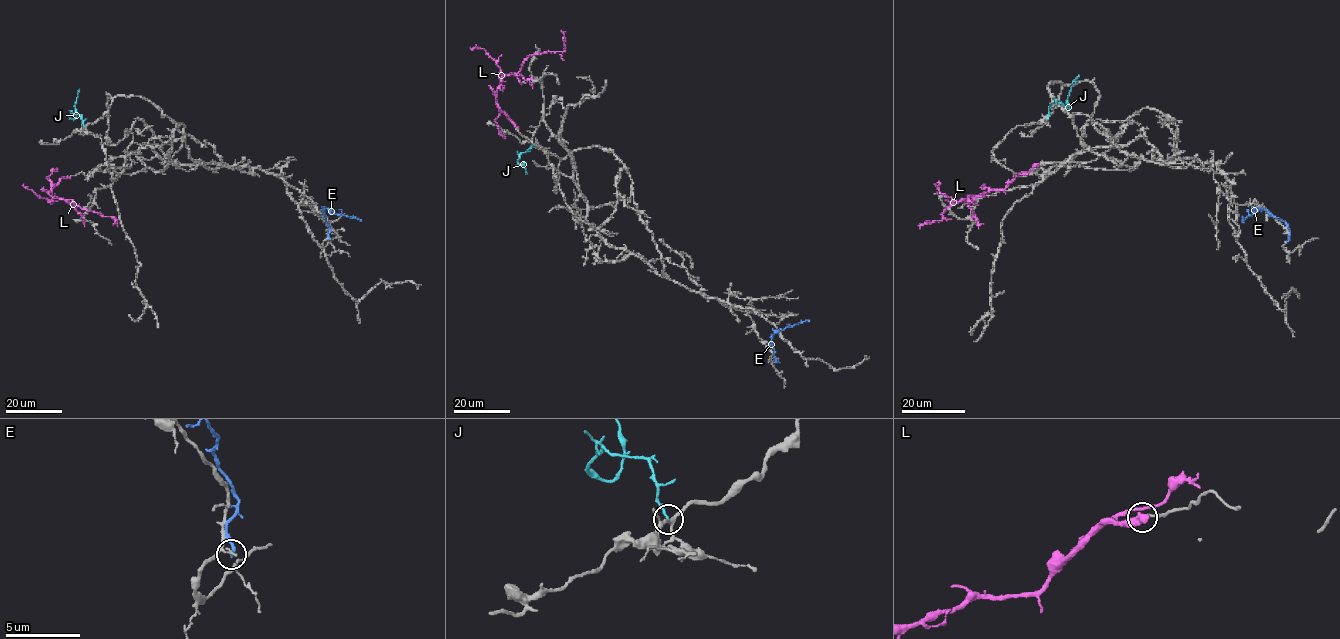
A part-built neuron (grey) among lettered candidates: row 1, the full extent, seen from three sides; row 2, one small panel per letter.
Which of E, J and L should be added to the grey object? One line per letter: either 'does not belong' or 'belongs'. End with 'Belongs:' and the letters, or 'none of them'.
E: does not belong
J: does not belong
L: does not belong
Belongs: none of them

